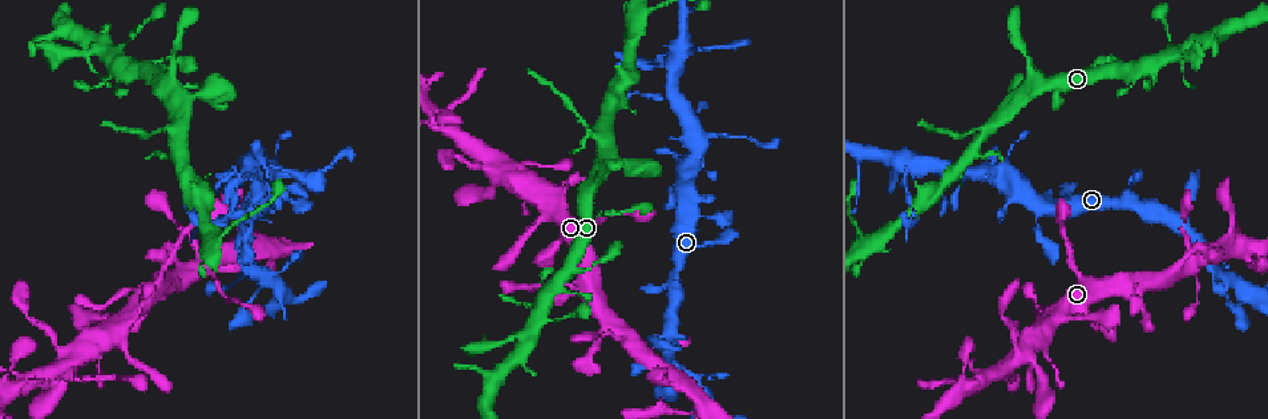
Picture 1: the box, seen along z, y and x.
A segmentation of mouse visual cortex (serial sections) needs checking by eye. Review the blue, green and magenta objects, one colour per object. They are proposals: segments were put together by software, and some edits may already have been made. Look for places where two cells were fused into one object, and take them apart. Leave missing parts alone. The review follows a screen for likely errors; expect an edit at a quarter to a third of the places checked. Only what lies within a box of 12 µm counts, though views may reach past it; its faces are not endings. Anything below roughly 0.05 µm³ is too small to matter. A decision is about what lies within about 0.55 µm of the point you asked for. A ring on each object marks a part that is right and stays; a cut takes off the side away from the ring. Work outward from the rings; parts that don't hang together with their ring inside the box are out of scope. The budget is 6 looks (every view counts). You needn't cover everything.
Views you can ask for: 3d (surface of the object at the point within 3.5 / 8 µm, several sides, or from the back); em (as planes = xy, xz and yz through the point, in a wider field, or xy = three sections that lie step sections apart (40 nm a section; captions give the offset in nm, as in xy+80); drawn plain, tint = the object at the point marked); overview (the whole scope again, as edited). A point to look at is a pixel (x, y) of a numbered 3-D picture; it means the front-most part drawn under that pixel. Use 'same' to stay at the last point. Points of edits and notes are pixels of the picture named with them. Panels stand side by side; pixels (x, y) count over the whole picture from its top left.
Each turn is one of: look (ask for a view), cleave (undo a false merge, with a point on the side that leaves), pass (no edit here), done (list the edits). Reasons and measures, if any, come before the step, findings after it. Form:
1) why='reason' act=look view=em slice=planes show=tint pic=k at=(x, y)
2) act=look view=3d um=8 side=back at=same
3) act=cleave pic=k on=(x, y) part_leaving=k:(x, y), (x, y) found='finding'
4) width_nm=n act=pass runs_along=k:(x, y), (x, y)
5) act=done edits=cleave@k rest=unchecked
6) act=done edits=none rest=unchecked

why='looks like a crossing' act=look view=em slice=xy step=2 show=tint pic=1 at=(674, 57)

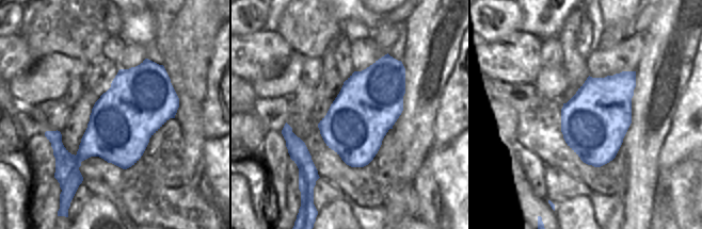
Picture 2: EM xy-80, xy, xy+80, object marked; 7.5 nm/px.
why='wider look' act=look view=3d um=3.5 at=same

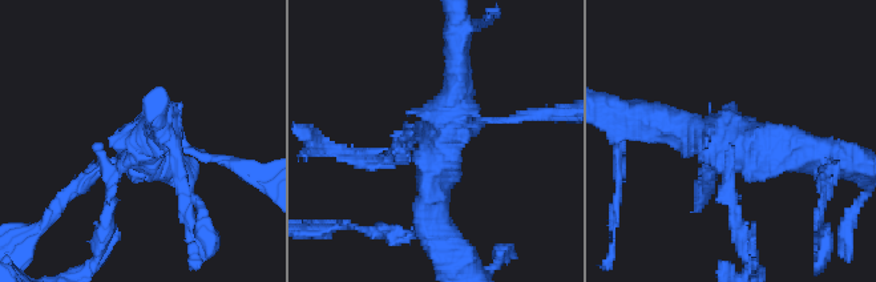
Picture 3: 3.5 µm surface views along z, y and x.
act=cleave pic=3 on=(109, 217) border=2:(75, 156), (76, 163), (79, 166) found='two cells meet here'

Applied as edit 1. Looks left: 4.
act=look view=overview

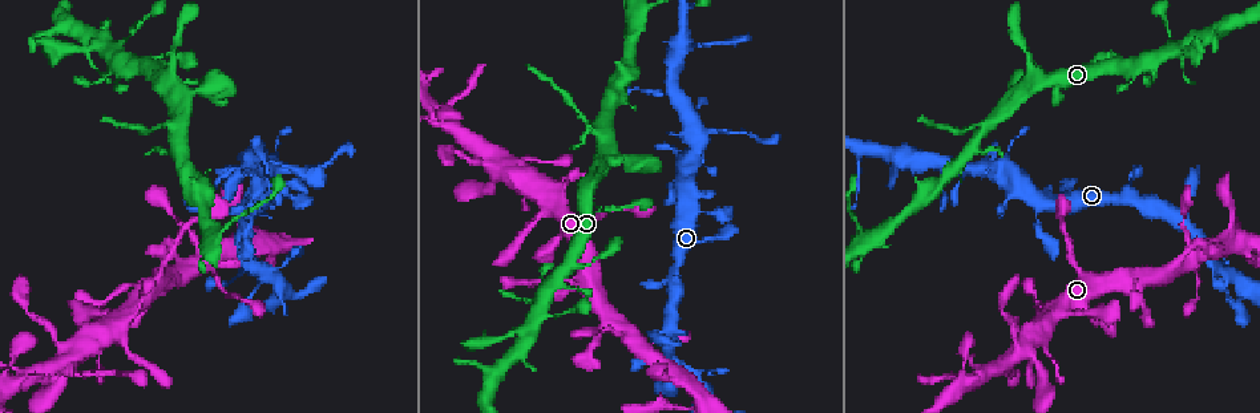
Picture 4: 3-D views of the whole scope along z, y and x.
why='a fork' act=look view=3d um=3.5 side=back pic=4 at=(603, 139)

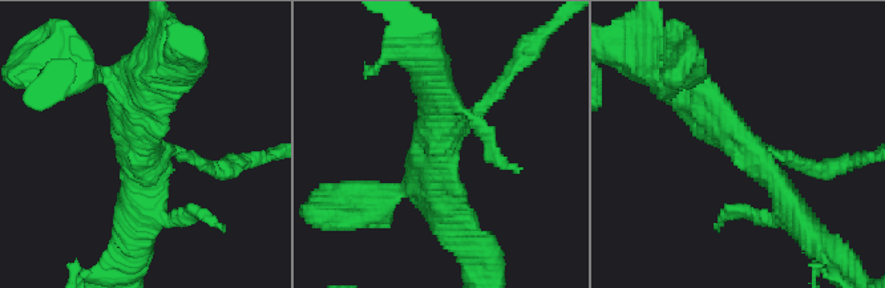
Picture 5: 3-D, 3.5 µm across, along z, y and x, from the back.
arms=3 arm_widths_nm=150,350,350 why='now the EM' act=look view=em slice=planes show=tint pic=5 at=(438, 140)

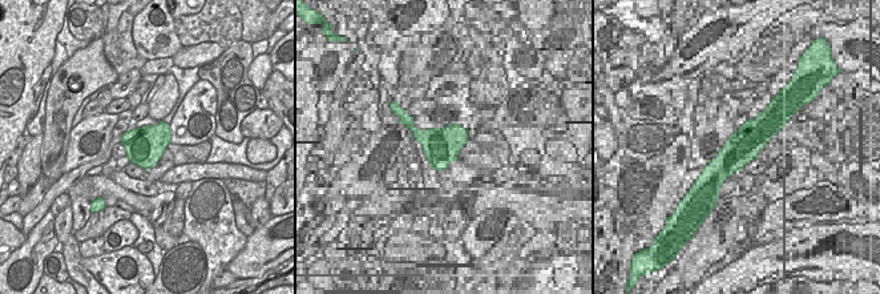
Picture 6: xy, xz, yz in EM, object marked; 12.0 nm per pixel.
width_nm=460 act=cleave pic=5 on=(502, 85) part_leaving=5:(476, 110), (537, 36) found='a second cell is stuck on'

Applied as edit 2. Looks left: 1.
act=done edits=cleave@3,cleave@5 rest=unchecked

